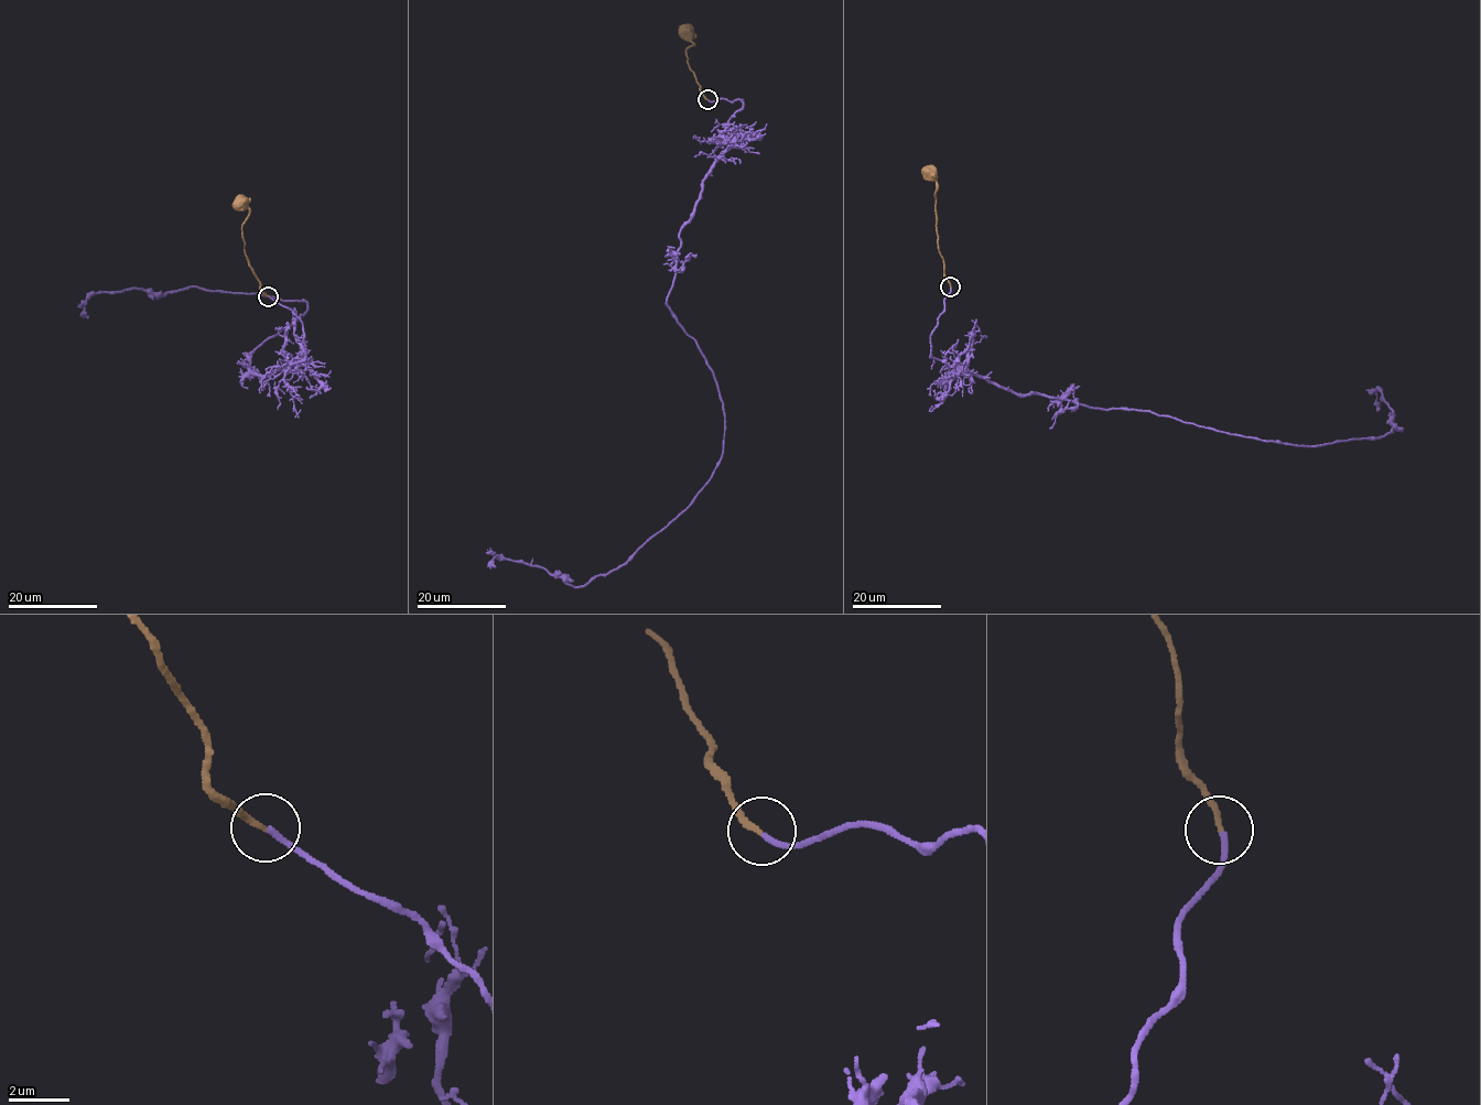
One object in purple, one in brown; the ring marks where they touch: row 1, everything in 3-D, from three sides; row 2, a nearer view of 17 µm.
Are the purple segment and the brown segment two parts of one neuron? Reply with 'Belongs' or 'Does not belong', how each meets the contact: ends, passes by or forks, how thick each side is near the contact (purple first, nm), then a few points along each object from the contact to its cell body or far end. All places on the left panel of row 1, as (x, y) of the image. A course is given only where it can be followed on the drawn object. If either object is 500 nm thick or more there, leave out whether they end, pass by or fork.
Belongs. At the ring purple ends. At the ring brown ends. Thickness 190 nm (purple) against 190 nm. Course of purple: (269, 296), (301, 321), (305, 357), (262, 377), (244, 361), (305, 301), (137, 288), (93, 292), (87, 318). Course of brown: (269, 296), (260, 290), (260, 282), (245, 252), (242, 224), (249, 208), (244, 204)

